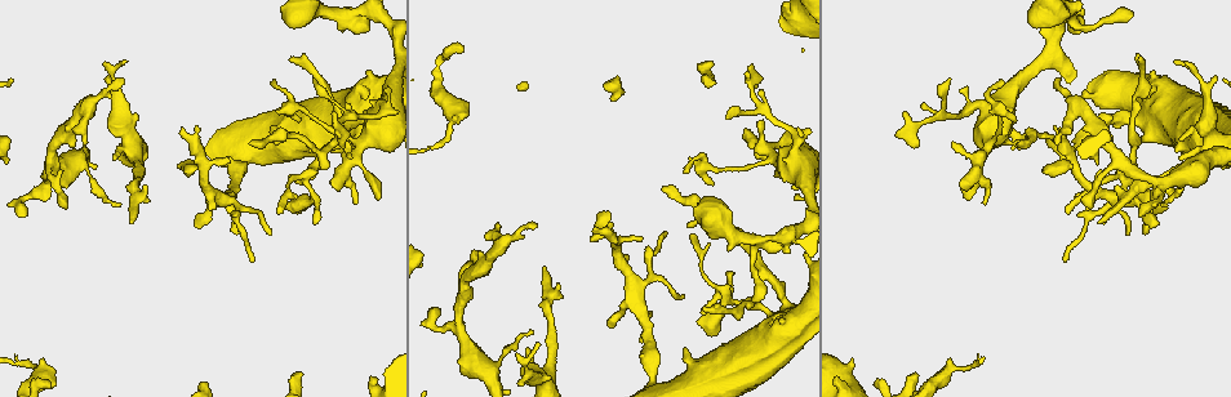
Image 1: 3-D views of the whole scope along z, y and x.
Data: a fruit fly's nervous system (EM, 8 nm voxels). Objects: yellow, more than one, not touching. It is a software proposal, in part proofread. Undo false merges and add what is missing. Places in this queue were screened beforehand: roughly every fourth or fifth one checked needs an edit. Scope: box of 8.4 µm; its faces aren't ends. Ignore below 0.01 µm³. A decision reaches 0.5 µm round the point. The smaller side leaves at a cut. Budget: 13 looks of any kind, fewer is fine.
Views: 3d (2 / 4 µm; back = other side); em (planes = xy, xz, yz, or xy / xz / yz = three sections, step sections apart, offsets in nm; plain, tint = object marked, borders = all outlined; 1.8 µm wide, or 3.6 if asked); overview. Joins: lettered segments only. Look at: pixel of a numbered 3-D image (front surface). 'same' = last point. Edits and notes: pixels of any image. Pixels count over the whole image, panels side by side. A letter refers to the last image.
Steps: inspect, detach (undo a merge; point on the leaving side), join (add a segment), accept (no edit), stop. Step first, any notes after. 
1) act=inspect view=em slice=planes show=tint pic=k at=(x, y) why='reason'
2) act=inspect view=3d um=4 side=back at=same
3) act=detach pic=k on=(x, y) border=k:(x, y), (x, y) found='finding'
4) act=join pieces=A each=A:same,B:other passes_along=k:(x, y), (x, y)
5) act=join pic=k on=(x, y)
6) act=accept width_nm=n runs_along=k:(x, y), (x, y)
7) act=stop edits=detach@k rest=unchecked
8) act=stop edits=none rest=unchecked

act=inspect view=em um=3.6 slice=planes show=borders pic=1 at=(1162, 123) why='sudden change in width'

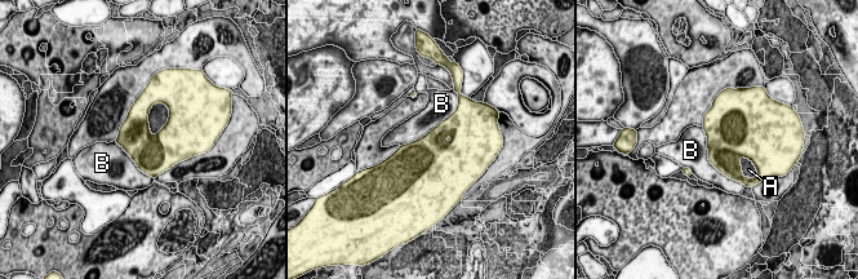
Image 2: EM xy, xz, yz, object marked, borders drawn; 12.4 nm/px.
act=join pieces=A each=A:same,B:other passes_along=2:(725, 155), (741, 168), (748, 169) found='it goes on there'

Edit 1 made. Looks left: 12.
act=inspect view=overview why='see it whole again'

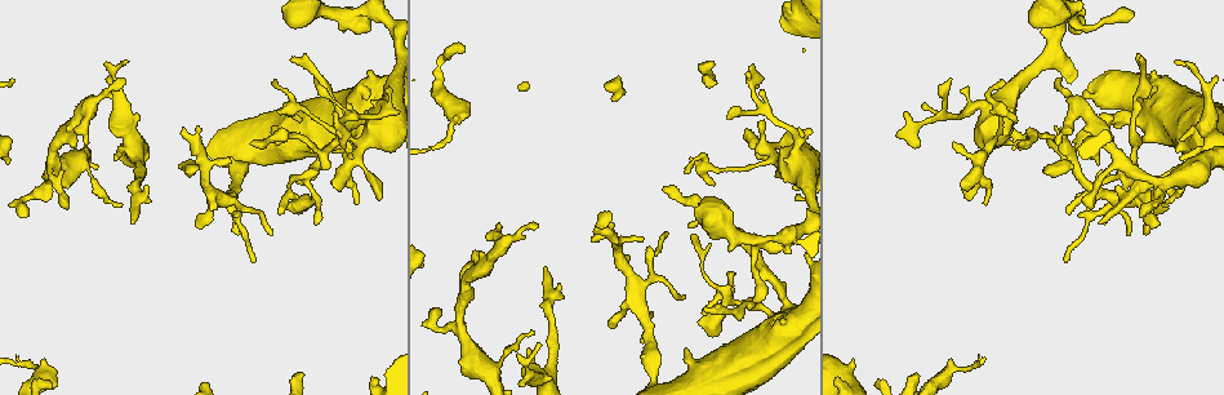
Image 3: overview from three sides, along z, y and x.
act=inspect view=em slice=planes show=borders pic=3 at=(1179, 63) why='an open end'

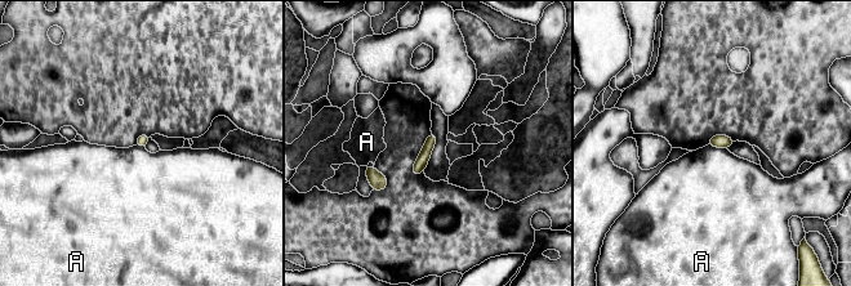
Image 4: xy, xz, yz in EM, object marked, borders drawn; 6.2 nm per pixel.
act=accept each=A:other border=4:(707, 144), (726, 150) found='none of them fits'

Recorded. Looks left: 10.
act=inspect view=3d um=4 pic=3 at=(1182, 158) why='branch stops here'

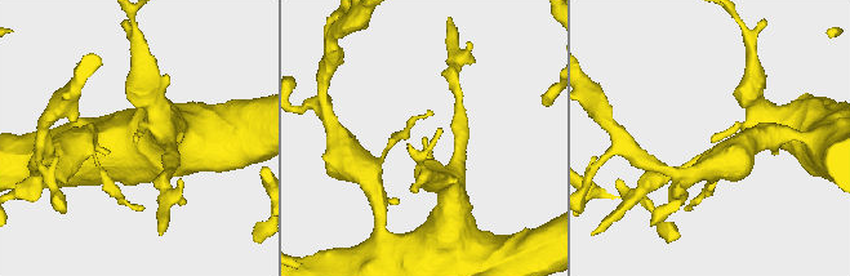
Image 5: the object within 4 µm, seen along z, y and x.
act=inspect view=em slice=yz step=4 show=tint pic=5 at=(136, 139)

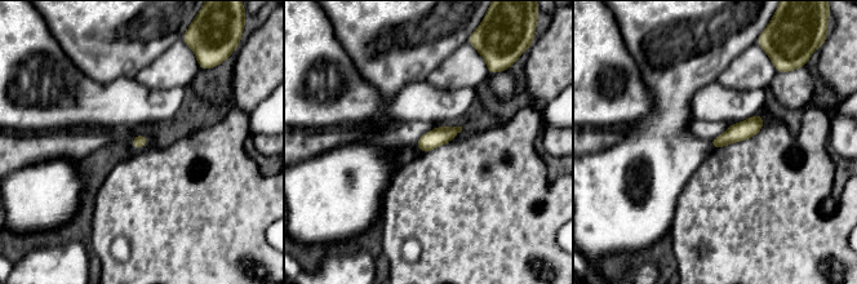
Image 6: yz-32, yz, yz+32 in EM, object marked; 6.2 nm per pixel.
act=inspect view=em slice=planes show=borders at=same why='cut it another way'

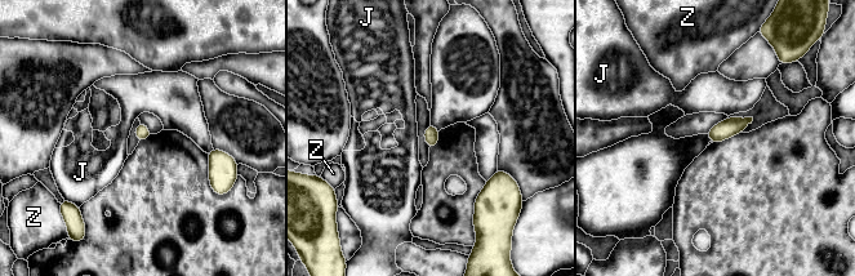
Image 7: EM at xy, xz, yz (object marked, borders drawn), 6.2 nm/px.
act=accept each=J:other,Z:other found='none of them fits'

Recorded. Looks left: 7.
act=inspect view=3d um=2 side=back pic=3 at=(478, 260) why='thin end'

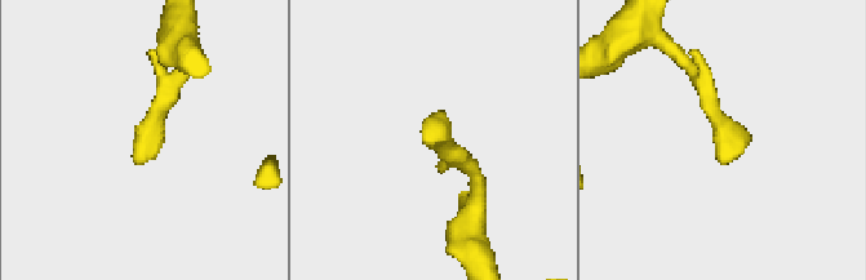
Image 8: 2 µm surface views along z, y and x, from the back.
act=inspect view=em slice=xy step=16 show=borders pic=8 at=(137, 160) why='now the EM'

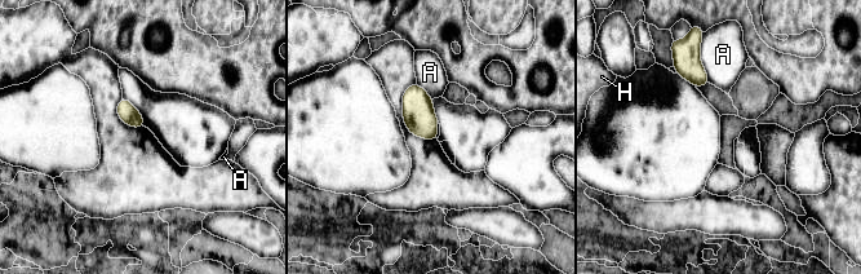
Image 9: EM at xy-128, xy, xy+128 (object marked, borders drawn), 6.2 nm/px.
act=inspect view=em slice=planes show=borders at=same

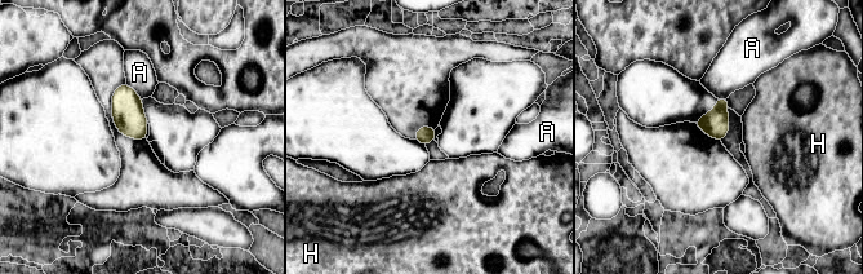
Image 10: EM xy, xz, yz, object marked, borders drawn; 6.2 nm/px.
act=accept longest_contact=A:150nm each=A:other,H:other found='no lettered segment goes on from it'

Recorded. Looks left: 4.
act=inspect view=3d um=4 pic=3 at=(438, 329) why='a narrow waist'

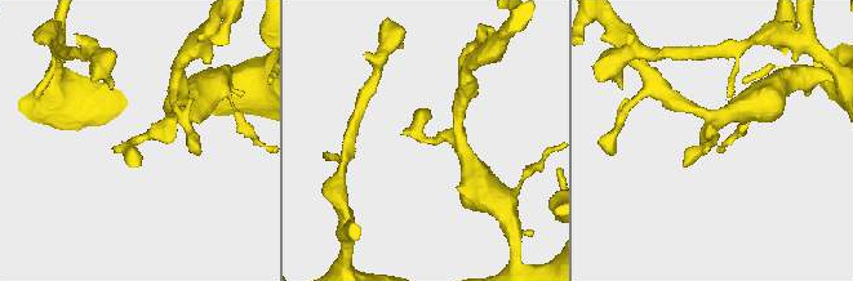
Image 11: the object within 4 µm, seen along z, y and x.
act=inspect view=em slice=planes show=borders pic=11 at=(135, 139) why='need the tissue'

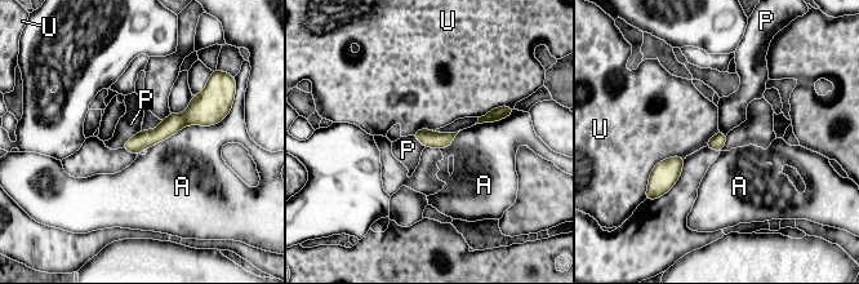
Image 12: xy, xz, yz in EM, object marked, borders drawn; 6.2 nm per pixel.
act=accept each=A:other,P:other,U:other runs_along=12:(213, 112), (199, 112), (127, 146) found='all the same neuron'

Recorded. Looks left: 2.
act=stop edits=join@2 rest=unchecked

